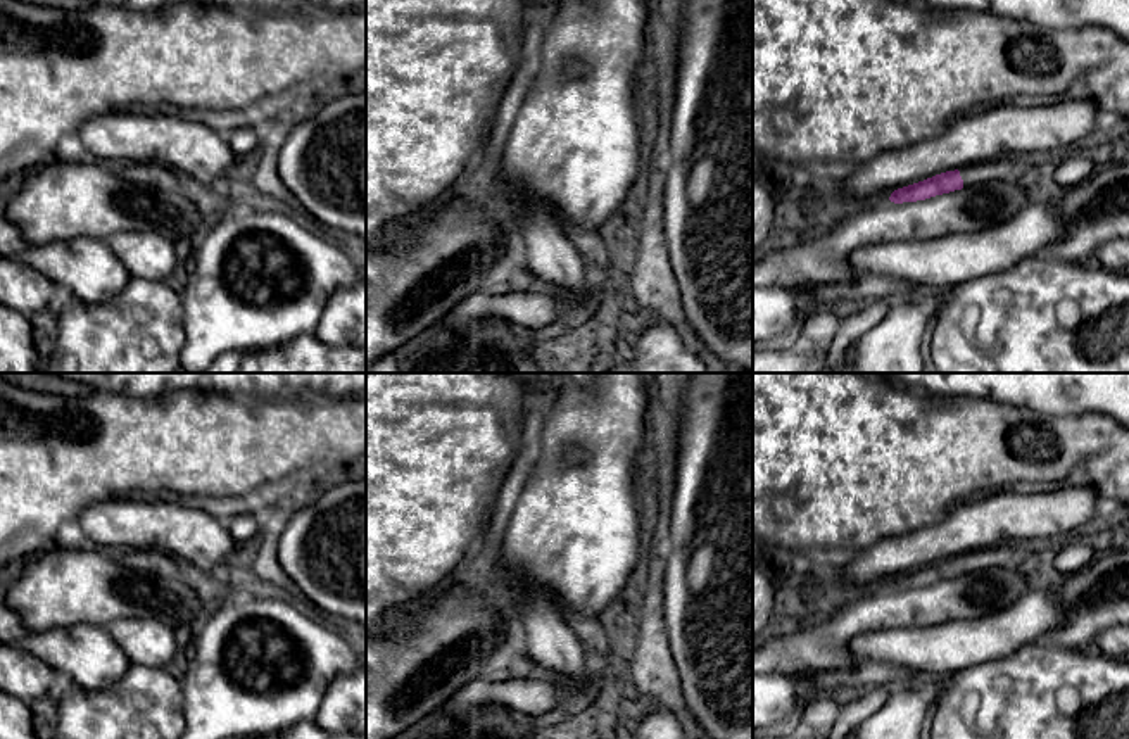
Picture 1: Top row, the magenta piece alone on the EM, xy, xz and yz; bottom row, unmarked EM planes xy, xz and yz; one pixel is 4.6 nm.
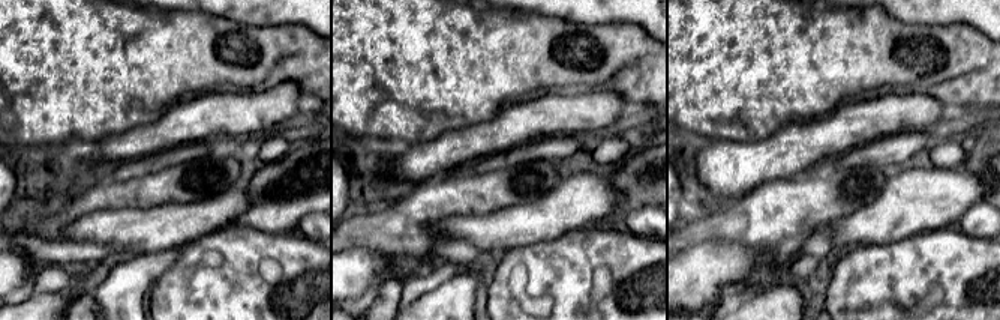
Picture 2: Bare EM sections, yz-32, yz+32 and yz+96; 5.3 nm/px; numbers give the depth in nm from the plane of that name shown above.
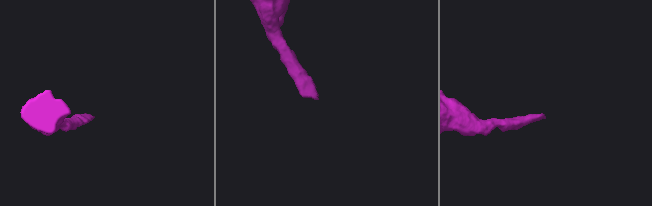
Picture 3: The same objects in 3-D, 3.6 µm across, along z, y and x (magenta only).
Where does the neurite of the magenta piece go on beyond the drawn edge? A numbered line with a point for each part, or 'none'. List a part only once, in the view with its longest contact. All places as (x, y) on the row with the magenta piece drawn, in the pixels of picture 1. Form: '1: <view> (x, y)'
1: yz (1005, 168)

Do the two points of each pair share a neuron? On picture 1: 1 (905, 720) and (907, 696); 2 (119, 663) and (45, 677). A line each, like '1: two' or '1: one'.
1: one
2: two

